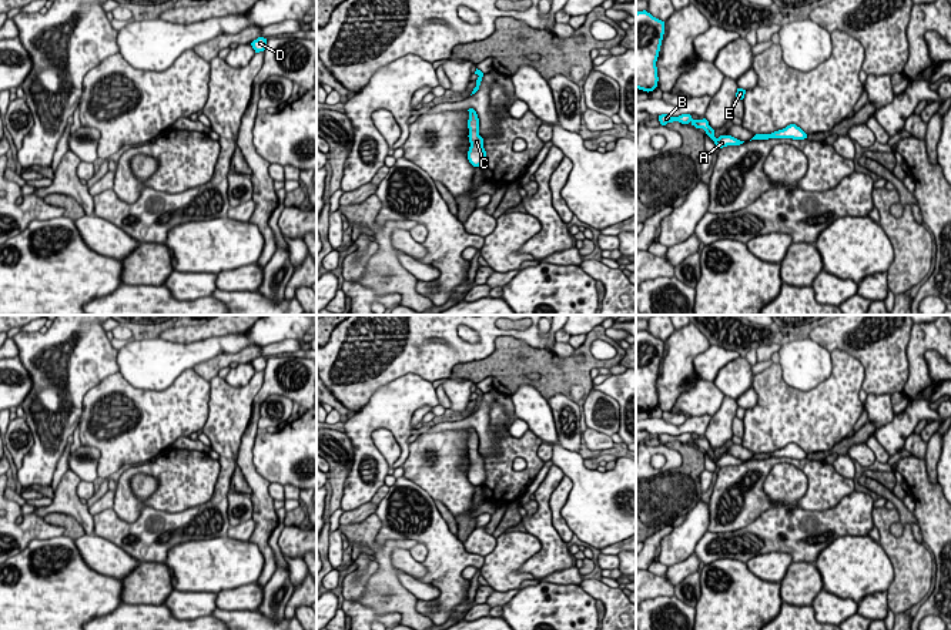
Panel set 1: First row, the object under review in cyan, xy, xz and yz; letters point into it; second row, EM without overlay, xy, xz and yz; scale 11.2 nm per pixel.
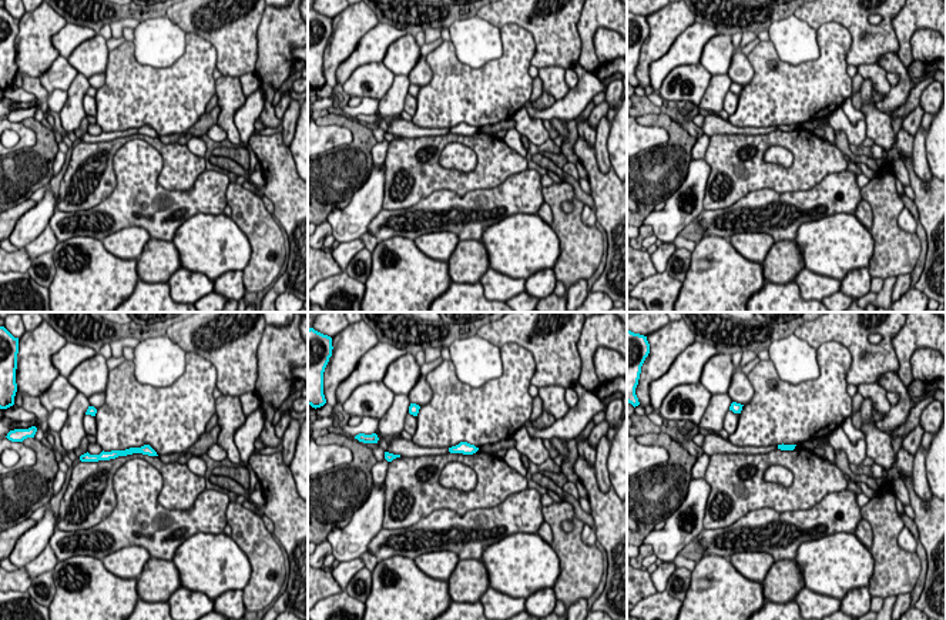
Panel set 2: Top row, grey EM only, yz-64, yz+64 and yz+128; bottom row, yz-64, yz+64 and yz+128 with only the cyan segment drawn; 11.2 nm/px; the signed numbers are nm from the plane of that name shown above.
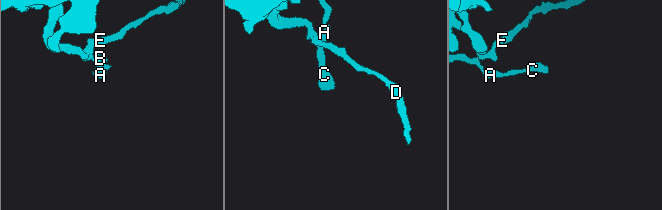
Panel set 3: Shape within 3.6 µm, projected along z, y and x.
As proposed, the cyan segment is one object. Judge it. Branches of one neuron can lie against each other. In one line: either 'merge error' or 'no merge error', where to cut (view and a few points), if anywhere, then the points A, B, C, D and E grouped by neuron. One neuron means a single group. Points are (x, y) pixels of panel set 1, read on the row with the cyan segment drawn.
no merge error; no cut; A B C D E

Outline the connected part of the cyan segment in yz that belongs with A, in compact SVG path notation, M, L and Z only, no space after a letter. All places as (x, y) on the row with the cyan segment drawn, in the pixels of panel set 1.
M667 114L659 115L659 121L662 125L666 125L667 123L679 121L682 124L692 124L696 128L703 128L706 134L714 141L716 147L723 148L727 145L740 145L744 141L740 141L731 135L720 135L719 138L714 137L714 130L709 125L709 121L706 118L703 120L693 120L690 114L682 114L679 117L672 117Z

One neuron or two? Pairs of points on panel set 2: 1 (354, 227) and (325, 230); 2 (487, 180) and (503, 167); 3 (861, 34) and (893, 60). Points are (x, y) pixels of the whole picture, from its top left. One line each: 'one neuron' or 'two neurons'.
1: two neurons
2: one neuron
3: two neurons

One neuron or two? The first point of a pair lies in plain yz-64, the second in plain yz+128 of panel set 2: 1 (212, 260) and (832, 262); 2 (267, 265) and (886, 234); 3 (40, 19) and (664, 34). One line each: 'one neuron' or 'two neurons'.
1: one neuron
2: one neuron
3: one neuron

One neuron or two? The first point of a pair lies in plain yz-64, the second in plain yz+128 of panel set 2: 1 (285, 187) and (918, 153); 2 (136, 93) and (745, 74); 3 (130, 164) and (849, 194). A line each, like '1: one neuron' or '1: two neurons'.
1: two neurons
2: two neurons
3: one neuron

